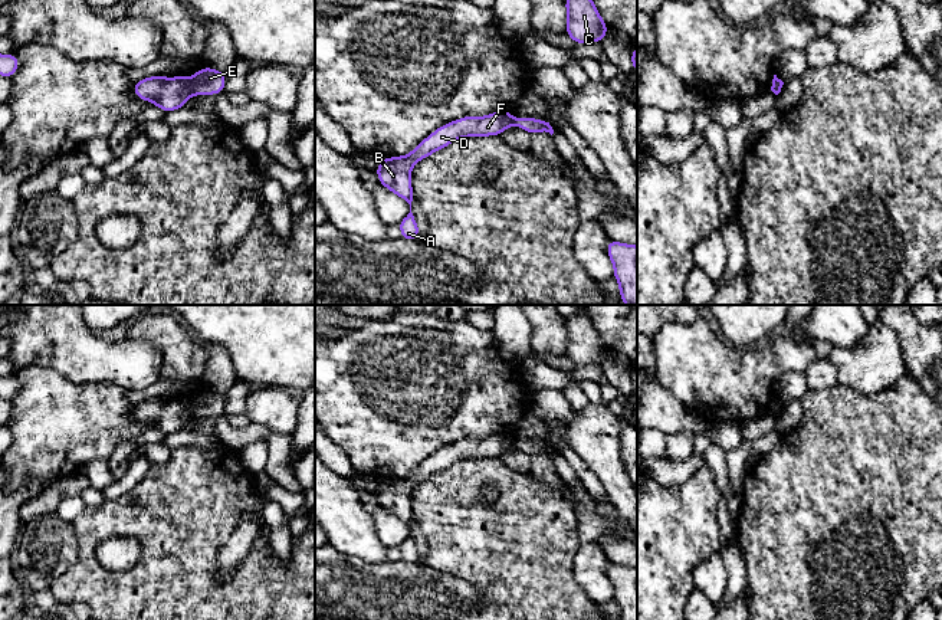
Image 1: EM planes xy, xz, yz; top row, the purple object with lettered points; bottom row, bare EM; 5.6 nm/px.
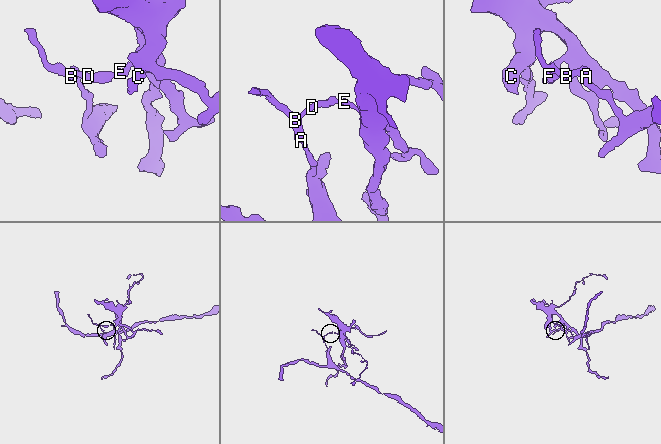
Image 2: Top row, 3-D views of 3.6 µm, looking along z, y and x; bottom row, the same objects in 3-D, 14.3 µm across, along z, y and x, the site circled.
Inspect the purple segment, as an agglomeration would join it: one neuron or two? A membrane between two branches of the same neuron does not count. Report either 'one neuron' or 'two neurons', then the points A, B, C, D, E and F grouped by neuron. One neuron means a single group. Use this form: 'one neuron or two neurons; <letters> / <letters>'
two neurons; A B D F / C E

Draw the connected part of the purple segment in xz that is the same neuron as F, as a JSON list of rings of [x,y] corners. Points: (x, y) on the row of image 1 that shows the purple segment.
[[[495,111],[488,117],[465,117],[444,124],[431,132],[410,154],[404,157],[381,158],[377,167],[380,183],[410,204],[410,213],[397,224],[403,239],[419,240],[420,236],[419,226],[411,213],[413,187],[410,173],[413,165],[434,151],[450,145],[457,138],[500,135],[513,124],[515,118],[508,111]]]

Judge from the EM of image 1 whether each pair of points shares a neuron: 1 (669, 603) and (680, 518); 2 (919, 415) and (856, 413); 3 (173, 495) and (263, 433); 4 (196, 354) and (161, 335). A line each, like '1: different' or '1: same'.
1: same
2: same
3: different
4: same

